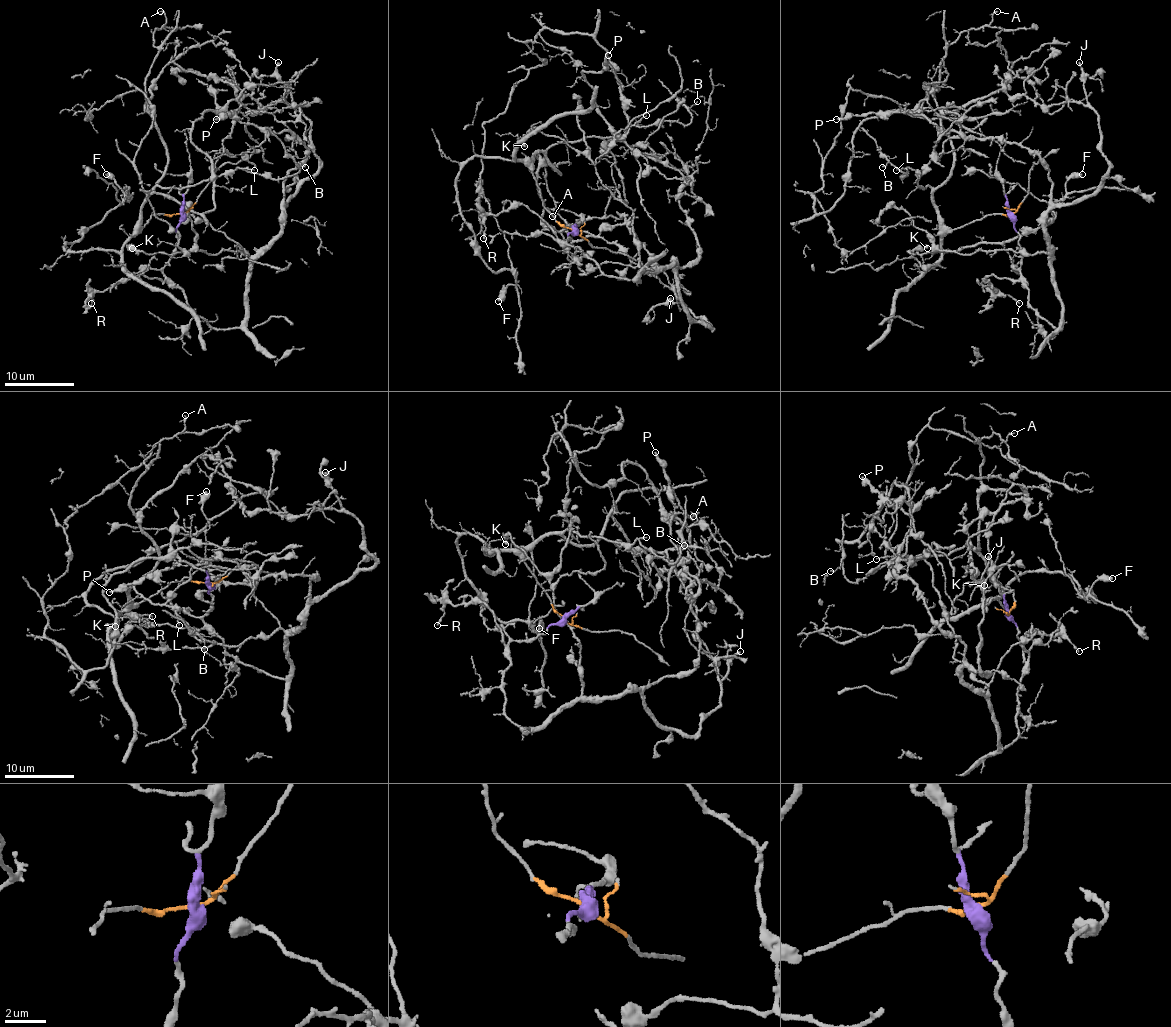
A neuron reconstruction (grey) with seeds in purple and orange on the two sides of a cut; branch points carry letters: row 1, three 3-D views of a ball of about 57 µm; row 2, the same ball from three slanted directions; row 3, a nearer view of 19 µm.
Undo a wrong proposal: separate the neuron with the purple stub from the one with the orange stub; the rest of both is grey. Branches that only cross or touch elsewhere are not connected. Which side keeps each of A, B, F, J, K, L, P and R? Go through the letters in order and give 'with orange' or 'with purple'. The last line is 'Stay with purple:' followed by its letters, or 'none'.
A: with orange
B: with orange
F: with orange
J: with purple
K: with purple
L: with orange
P: with purple
R: with purple
Stay with purple: J, K, P, R

